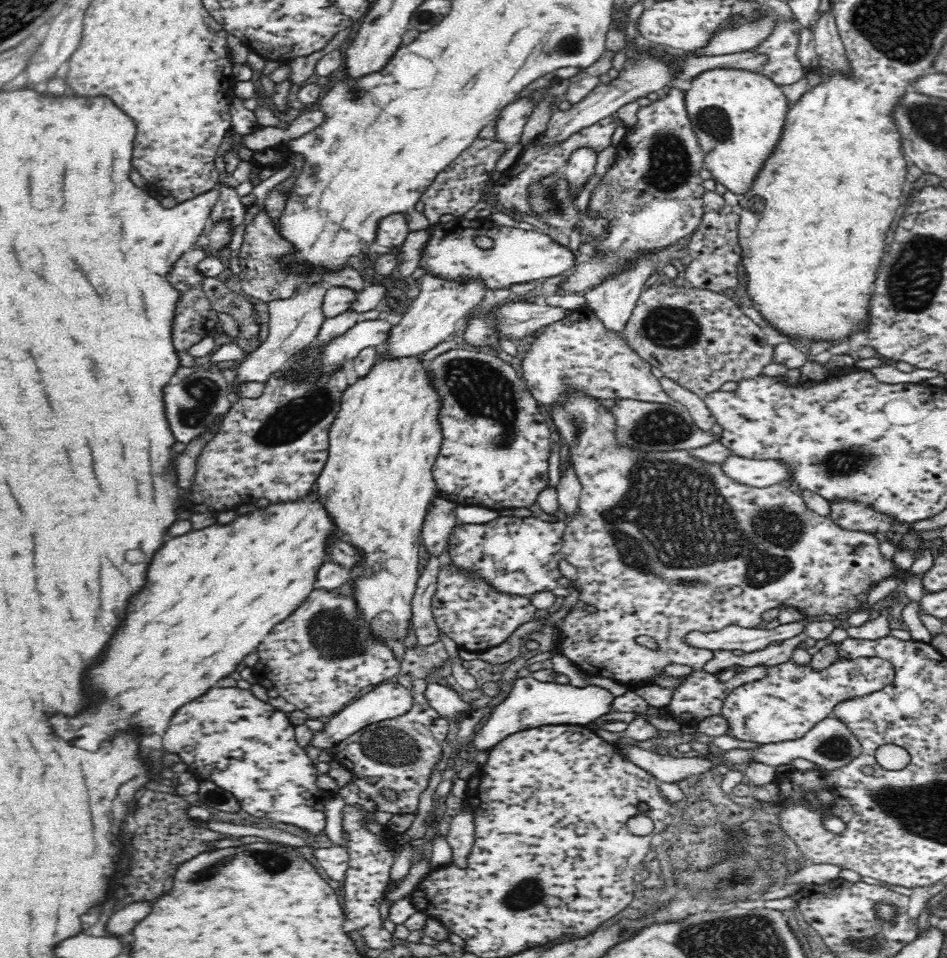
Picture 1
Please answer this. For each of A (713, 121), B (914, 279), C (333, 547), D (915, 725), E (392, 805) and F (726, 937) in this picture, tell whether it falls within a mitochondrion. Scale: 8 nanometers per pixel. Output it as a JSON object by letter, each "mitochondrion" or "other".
{"A":"mitochondrion","B":"mitochondrion","C":"other","D":"other","E":"other","F":"mitochondrion"}

